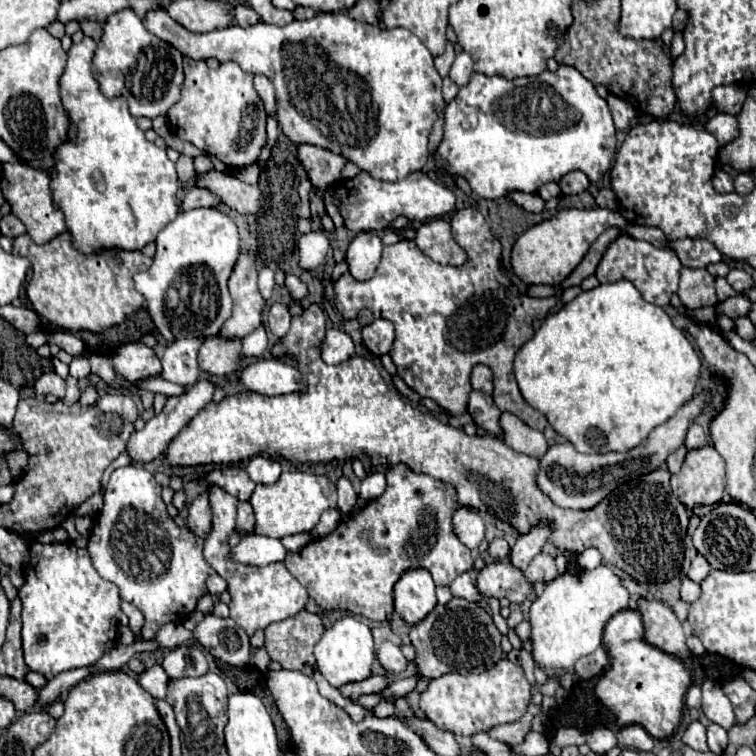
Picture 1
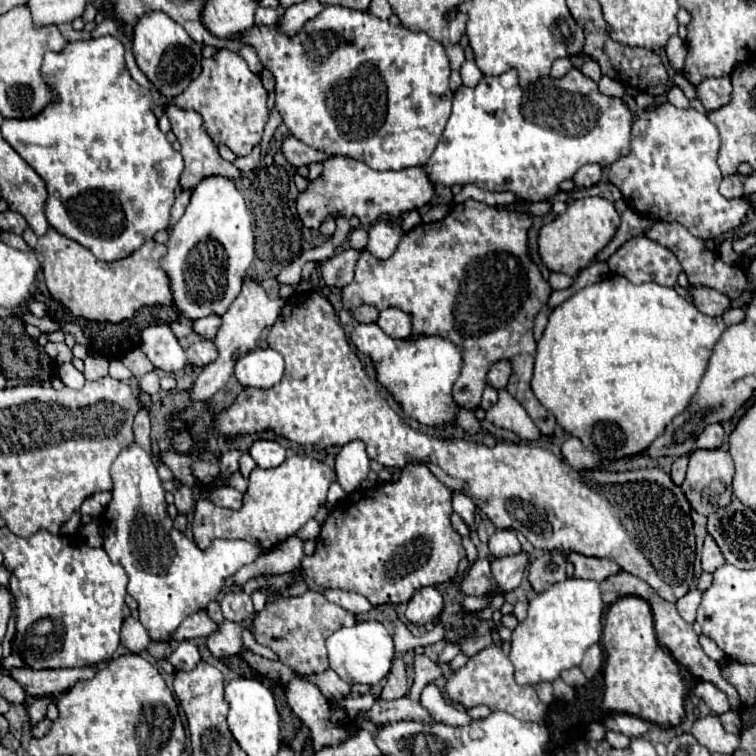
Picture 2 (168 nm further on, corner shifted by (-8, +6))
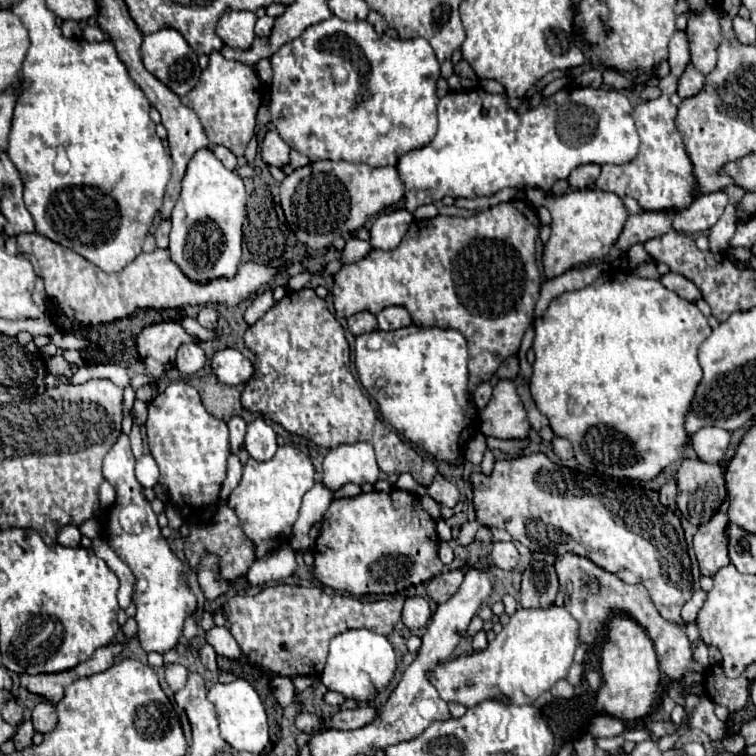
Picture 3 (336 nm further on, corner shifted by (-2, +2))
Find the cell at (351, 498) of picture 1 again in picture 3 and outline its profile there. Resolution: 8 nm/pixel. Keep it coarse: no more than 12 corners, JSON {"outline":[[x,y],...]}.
{"outline":[[368,442],[338,446],[324,458],[324,484],[374,484],[380,468]]}

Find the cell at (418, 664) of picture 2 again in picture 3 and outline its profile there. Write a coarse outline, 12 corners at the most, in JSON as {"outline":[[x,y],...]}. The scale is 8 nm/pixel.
{"outline":[[518,608],[484,650],[438,664],[442,700],[518,706],[566,678],[578,622]]}

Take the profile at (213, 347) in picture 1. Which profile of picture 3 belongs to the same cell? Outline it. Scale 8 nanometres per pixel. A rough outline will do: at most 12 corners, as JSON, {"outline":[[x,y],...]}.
{"outline":[[182,344],[176,352],[176,368],[194,374],[206,364],[198,344]]}

